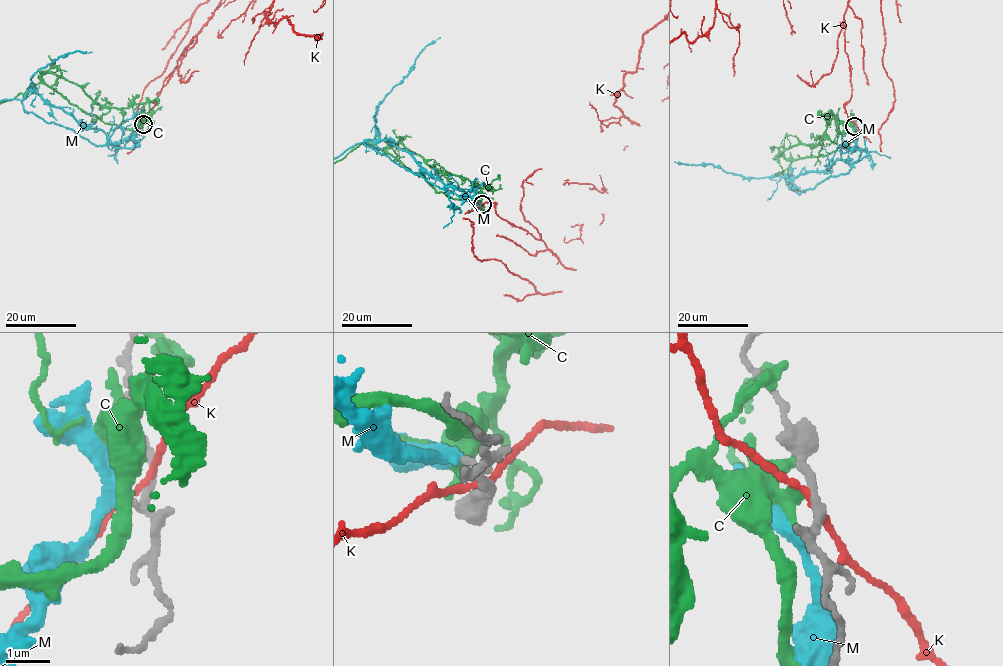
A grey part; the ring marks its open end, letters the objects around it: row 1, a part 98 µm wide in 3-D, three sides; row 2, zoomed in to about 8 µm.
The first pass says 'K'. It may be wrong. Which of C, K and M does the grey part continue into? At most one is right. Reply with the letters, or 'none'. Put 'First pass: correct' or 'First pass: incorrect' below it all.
none
First pass: incorrect

